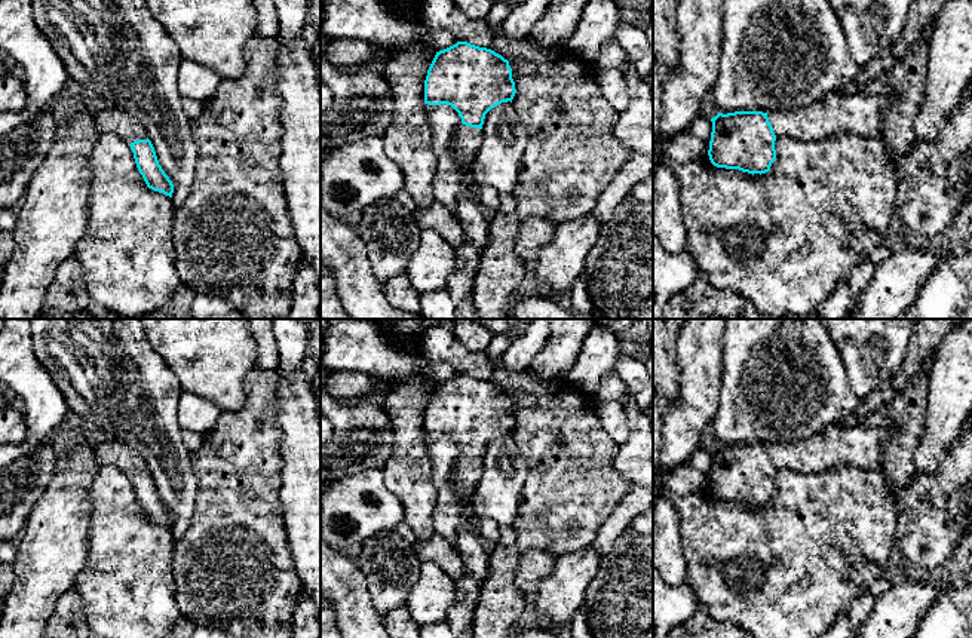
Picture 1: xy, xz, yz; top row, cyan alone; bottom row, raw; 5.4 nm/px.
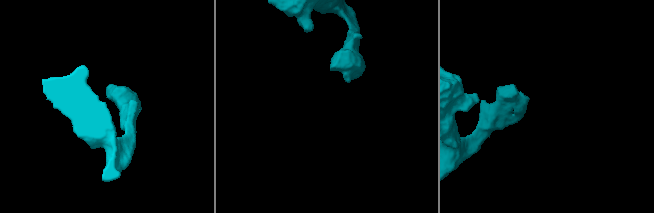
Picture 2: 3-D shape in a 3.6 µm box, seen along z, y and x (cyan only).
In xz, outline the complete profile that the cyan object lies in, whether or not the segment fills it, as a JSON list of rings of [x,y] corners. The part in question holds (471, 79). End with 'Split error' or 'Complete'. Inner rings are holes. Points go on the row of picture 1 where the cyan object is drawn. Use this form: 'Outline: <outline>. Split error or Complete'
Outline: [[[457,42],[436,52],[424,80],[424,104],[451,105],[462,117],[456,128],[453,144],[464,172],[472,175],[472,165],[482,142],[485,114],[502,102],[512,102],[515,93],[509,61],[494,50],[467,42]]]. Split error

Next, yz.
Outline: [[[852,89],[794,110],[718,113],[711,119],[708,156],[717,168],[761,175],[776,159],[778,137],[813,141],[846,132],[880,139],[883,116],[893,102]]]. Split error

